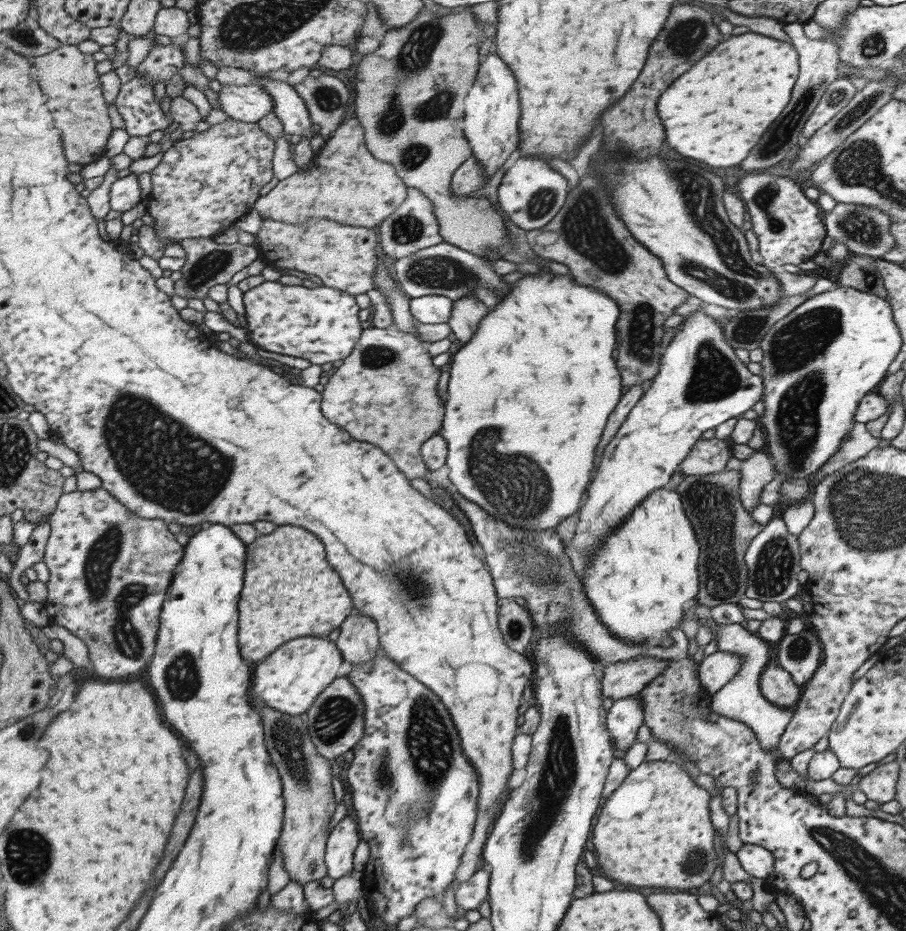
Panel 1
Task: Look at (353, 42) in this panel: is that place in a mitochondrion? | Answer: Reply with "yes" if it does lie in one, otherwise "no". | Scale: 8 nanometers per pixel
no

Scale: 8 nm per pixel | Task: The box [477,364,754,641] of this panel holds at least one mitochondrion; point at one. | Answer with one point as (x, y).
(533, 565)

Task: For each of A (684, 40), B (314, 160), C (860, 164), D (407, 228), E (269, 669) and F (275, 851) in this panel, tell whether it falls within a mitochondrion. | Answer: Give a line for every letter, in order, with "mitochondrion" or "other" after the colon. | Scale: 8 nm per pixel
A: mitochondrion
B: other
C: mitochondrion
D: mitochondrion
E: other
F: other

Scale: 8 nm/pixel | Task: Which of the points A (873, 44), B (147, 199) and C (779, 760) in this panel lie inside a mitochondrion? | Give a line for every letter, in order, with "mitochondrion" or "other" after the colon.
A: mitochondrion
B: other
C: other

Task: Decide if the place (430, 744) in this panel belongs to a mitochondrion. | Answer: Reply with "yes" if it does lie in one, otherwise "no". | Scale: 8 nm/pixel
yes

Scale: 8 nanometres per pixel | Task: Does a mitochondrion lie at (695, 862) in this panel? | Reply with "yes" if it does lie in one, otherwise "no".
yes

